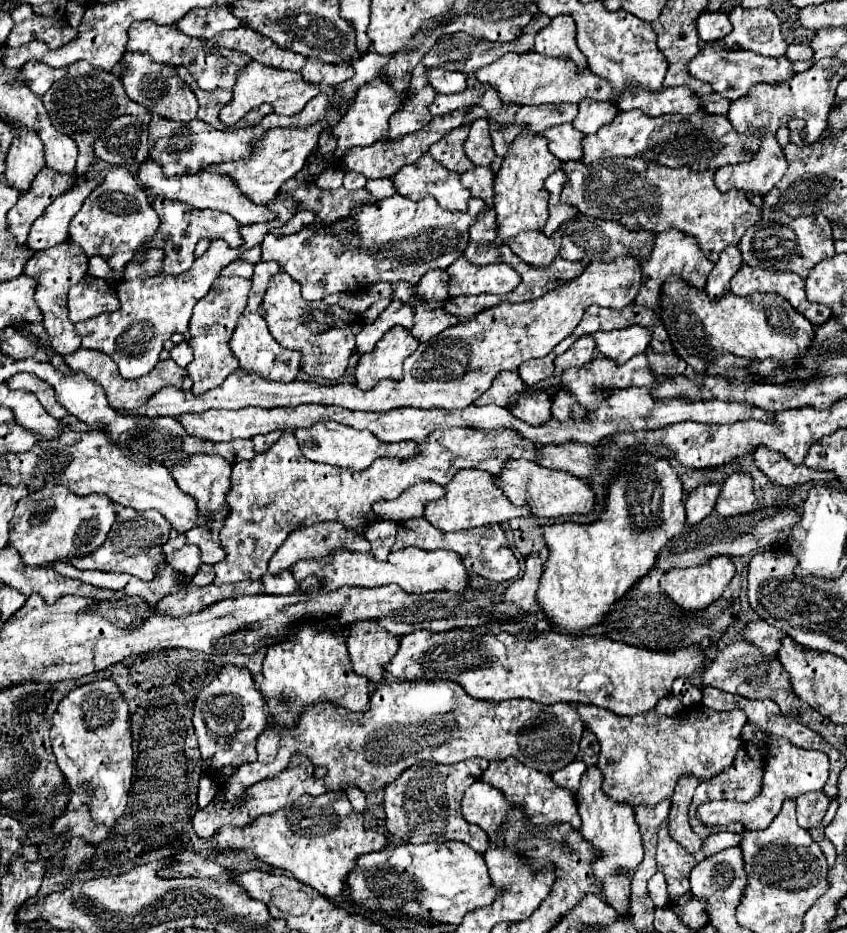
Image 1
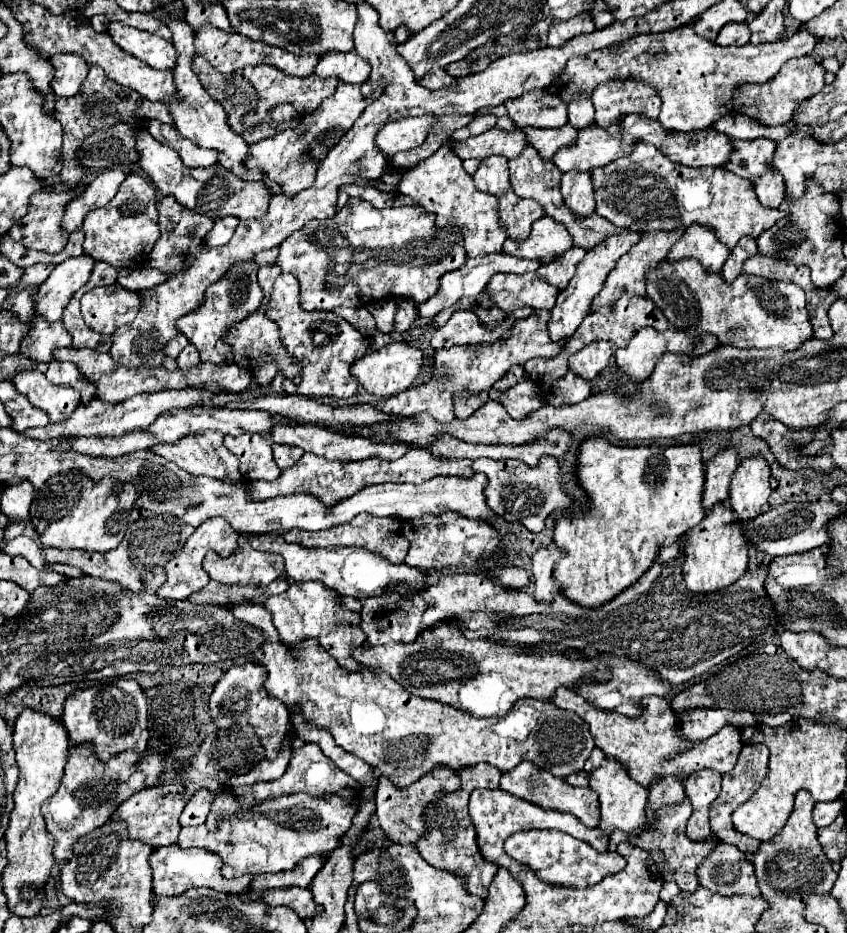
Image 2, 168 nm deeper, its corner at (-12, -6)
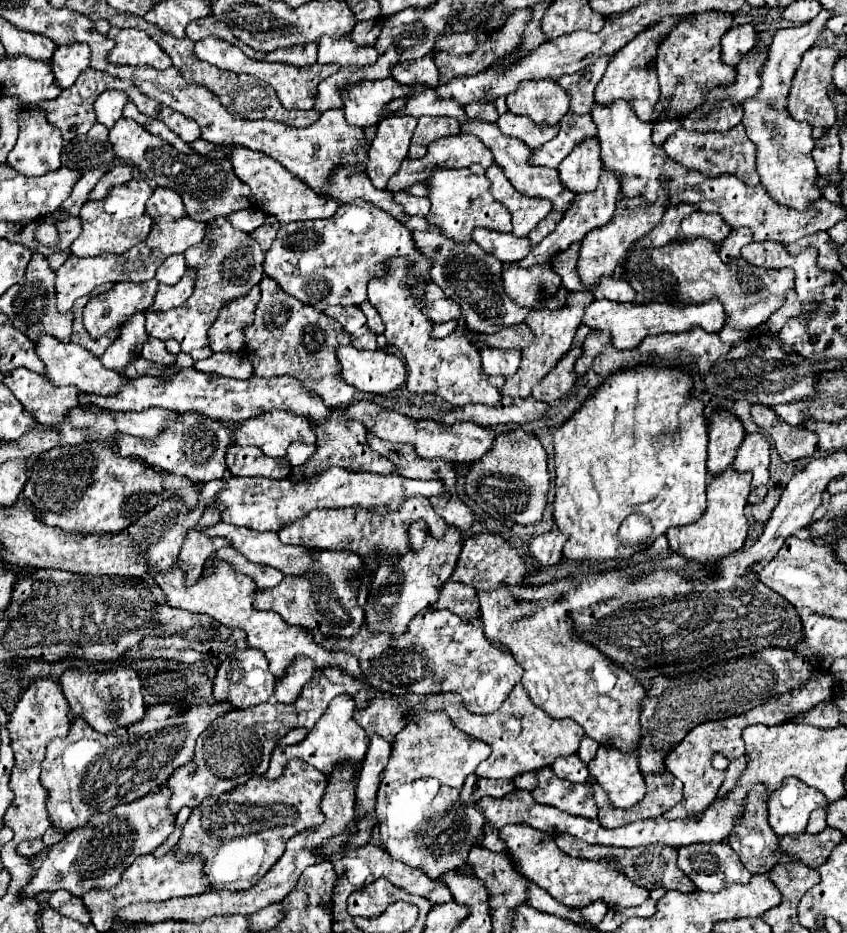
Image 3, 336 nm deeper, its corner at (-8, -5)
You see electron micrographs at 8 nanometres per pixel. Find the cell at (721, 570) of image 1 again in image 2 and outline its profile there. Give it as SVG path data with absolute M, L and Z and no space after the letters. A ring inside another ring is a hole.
M717 503L707 517L683 535L685 583L695 593L711 593L729 587L747 571L747 541L741 523L727 503Z

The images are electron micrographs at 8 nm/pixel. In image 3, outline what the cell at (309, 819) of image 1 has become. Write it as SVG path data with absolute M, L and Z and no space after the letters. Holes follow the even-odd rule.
M295 758L287 764L283 776L273 782L261 776L253 776L245 784L217 798L205 798L197 808L191 810L191 816L183 826L183 834L175 848L179 854L203 854L203 870L211 882L211 890L247 890L263 878L263 874L277 862L277 858L281 858L281 854L285 852L285 842L289 838L303 830L317 828L325 822L325 816L321 814L321 798L325 796L327 784L329 782L325 774Z

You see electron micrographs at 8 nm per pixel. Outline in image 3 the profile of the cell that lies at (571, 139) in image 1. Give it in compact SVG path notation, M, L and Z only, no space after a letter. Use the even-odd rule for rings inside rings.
M511 112L499 116L497 126L505 136L523 140L531 150L541 148L545 142L555 138L557 130L559 130L559 126L537 126L531 118L517 116L517 114L511 114Z

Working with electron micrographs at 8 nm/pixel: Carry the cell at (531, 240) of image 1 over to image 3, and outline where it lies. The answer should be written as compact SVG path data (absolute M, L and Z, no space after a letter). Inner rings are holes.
M479 228L473 232L473 240L489 254L493 254L501 262L517 262L523 260L531 252L529 238L517 238L513 234Z

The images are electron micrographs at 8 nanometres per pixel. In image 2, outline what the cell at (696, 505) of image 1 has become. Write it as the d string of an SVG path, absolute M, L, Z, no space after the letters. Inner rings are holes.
M735 447L719 451L707 463L707 479L705 479L705 495L703 495L705 511L709 511L715 503L723 503L729 499L729 481L737 465L739 465L739 457Z

